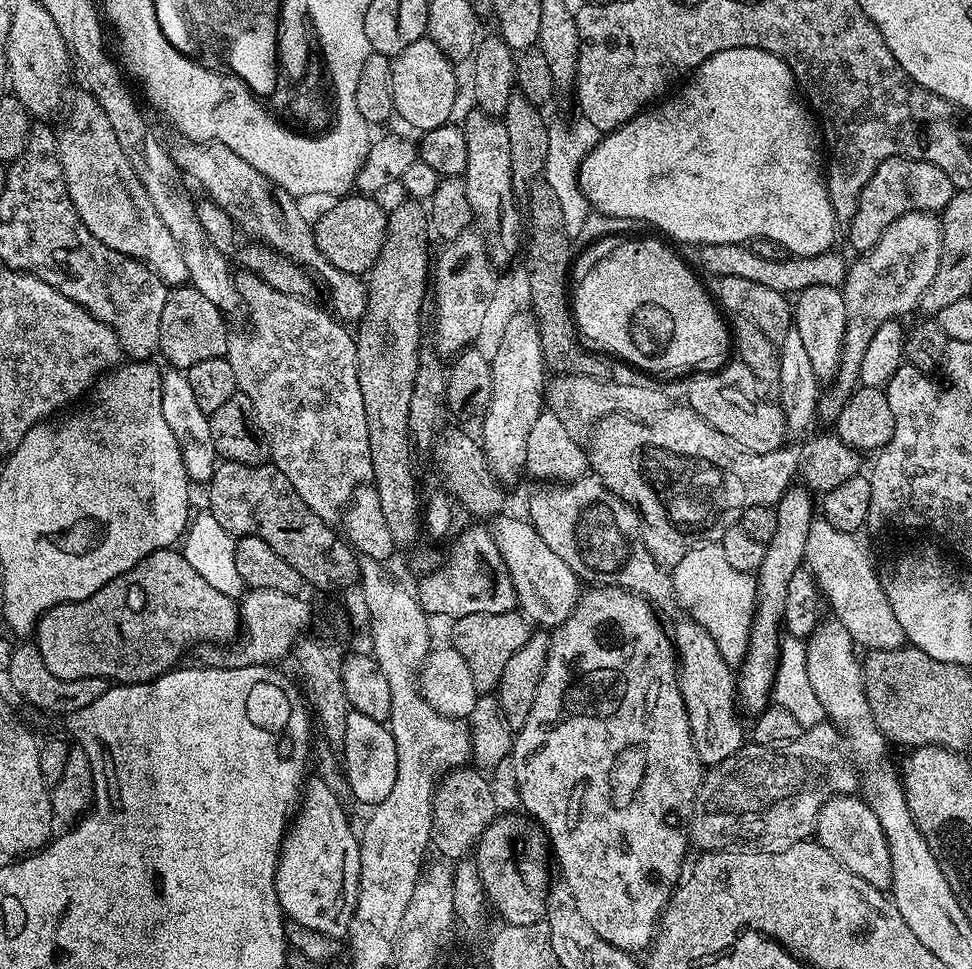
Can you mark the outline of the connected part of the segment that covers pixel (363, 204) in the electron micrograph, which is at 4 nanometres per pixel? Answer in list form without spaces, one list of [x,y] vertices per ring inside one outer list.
[[[344,194],[339,197],[317,220],[314,220],[314,238],[318,250],[328,261],[334,266],[338,266],[338,270],[346,270],[357,274],[366,274],[374,266],[374,262],[378,258],[378,254],[382,250],[382,242],[386,238],[386,230],[388,229],[388,212],[379,204],[379,199],[373,198],[368,194]]]

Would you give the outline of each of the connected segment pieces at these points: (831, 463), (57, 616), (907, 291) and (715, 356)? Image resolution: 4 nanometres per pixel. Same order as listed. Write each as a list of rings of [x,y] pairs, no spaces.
[[[681,406],[669,407],[668,411],[660,413],[654,420],[647,422],[643,420],[631,420],[628,416],[605,416],[603,420],[597,420],[590,435],[586,440],[586,451],[588,454],[588,466],[594,473],[595,479],[598,479],[609,488],[611,492],[618,498],[622,498],[622,502],[626,502],[631,506],[632,511],[636,513],[636,517],[640,519],[640,537],[646,546],[646,550],[650,550],[650,554],[654,558],[654,562],[661,566],[671,566],[682,562],[683,556],[690,550],[694,550],[700,544],[714,544],[720,541],[722,534],[726,534],[726,530],[731,524],[737,523],[743,512],[752,506],[766,506],[776,505],[782,498],[782,494],[786,494],[788,488],[793,487],[796,475],[800,472],[800,467],[804,464],[804,480],[803,483],[807,485],[813,493],[823,494],[834,490],[834,486],[839,486],[842,482],[848,481],[850,478],[861,475],[862,468],[860,468],[860,460],[862,460],[861,453],[857,452],[855,448],[846,446],[846,442],[842,442],[839,436],[829,434],[829,436],[816,436],[813,440],[808,440],[804,444],[804,452],[798,445],[789,443],[783,448],[774,450],[770,454],[754,454],[747,452],[746,449],[740,448],[738,445],[727,440],[721,432],[714,430],[714,426],[710,426],[710,422],[706,422],[694,409]]]
[[[171,547],[142,558],[142,562],[126,570],[126,574],[106,582],[106,586],[90,594],[90,598],[73,604],[55,604],[34,625],[34,643],[42,662],[46,662],[46,670],[50,670],[54,678],[81,680],[87,676],[101,676],[117,685],[149,684],[181,663],[180,655],[187,650],[188,640],[224,646],[237,639],[241,628],[239,603],[210,586],[190,566],[182,552]]]
[[[911,212],[890,226],[869,252],[857,255],[851,261],[848,277],[842,285],[846,304],[845,337],[842,340],[840,366],[830,383],[823,389],[819,402],[819,419],[834,422],[856,391],[862,370],[862,357],[870,338],[874,338],[882,322],[904,318],[907,312],[916,312],[922,294],[938,274],[942,254],[941,217],[930,212]]]
[[[663,239],[660,240],[628,240],[625,244],[617,243],[611,252],[601,255],[589,267],[585,276],[575,281],[570,299],[576,326],[589,345],[595,346],[609,357],[617,356],[644,372],[715,372],[730,360],[729,325],[720,317],[721,309],[717,301],[710,292],[708,297],[699,278],[675,252],[677,249]]]

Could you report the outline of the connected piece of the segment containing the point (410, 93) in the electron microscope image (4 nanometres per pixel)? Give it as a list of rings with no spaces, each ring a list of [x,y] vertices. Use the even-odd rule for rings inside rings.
[[[427,38],[418,42],[410,42],[402,54],[391,57],[392,77],[390,78],[390,90],[394,94],[394,112],[401,116],[412,128],[417,128],[417,133],[423,134],[434,130],[438,126],[449,123],[453,119],[452,111],[456,108],[456,68],[457,65],[434,46],[434,42]]]

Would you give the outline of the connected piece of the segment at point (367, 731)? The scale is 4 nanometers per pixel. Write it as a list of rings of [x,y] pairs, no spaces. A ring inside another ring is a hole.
[[[350,710],[340,752],[353,799],[368,808],[382,802],[390,794],[398,774],[397,751],[393,734],[387,725],[375,722],[374,718],[369,718],[360,711]]]

